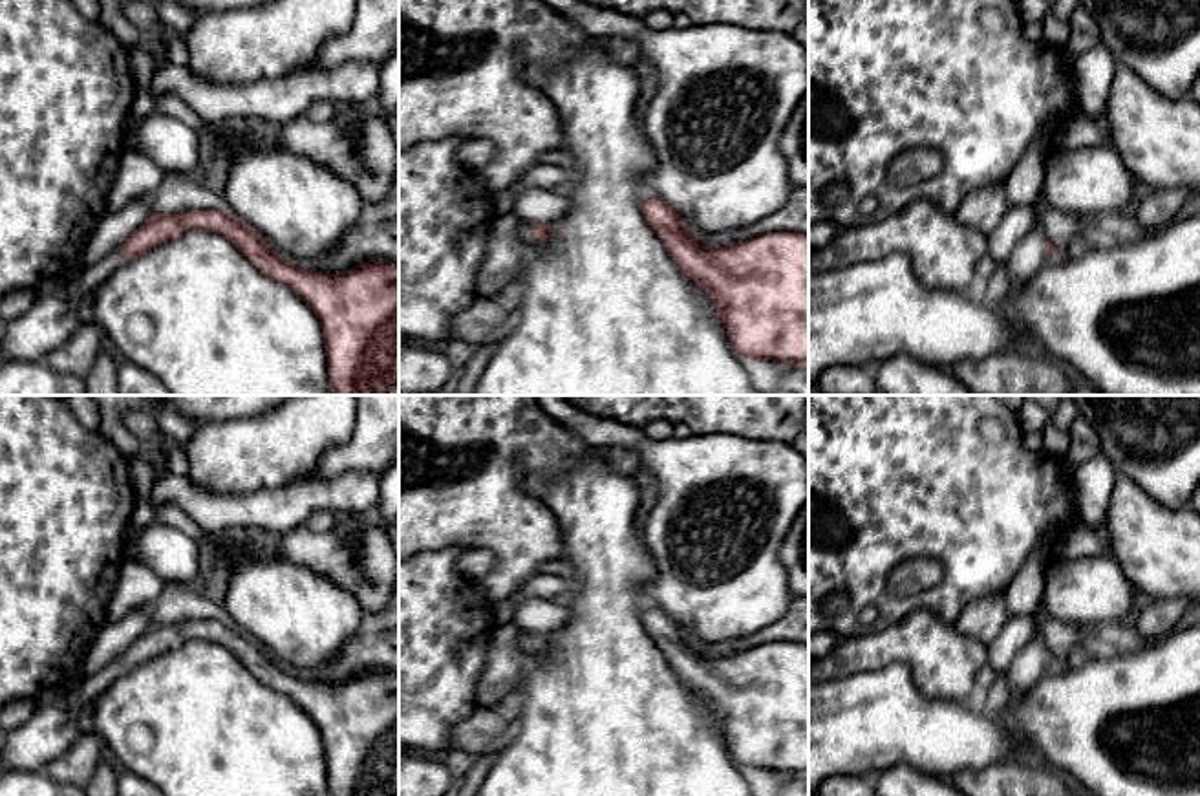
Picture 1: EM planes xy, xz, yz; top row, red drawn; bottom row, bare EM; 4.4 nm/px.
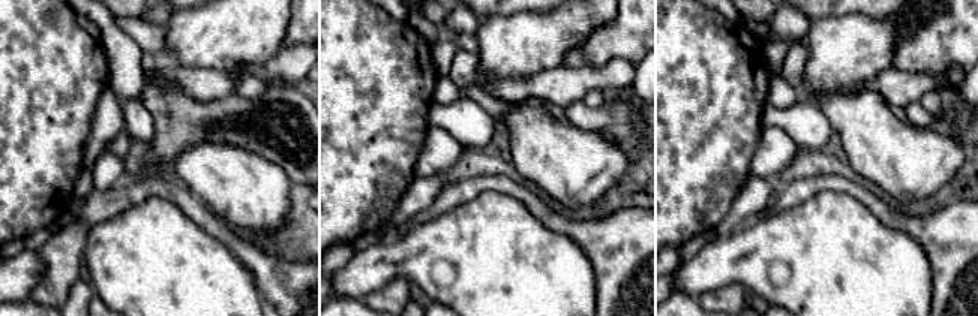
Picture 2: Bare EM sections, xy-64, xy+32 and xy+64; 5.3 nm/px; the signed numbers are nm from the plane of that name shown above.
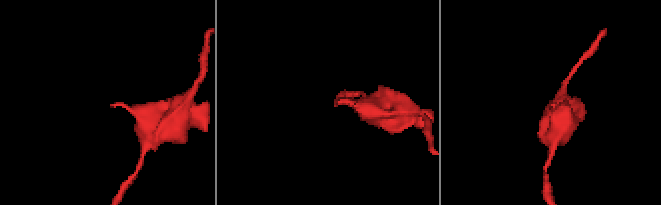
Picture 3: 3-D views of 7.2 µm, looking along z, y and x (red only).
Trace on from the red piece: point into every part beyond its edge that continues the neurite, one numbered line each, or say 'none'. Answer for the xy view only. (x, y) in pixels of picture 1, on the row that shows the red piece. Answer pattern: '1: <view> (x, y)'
1: xy (85, 282)

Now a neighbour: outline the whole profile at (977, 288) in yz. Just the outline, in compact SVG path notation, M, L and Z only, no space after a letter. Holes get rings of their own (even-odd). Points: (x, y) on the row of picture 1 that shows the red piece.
M984 256L979 262L979 265L975 269L975 276L966 289L971 300L984 302L986 291L988 291L988 282L995 269L997 269L997 262L991 256Z

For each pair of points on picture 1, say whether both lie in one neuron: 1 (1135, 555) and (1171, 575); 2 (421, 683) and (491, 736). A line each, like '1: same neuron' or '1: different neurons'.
1: same neuron
2: different neurons

